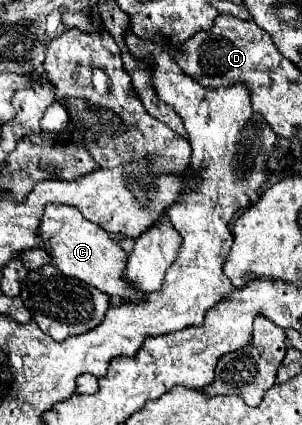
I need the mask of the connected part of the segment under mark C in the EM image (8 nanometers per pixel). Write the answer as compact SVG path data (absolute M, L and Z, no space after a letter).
M48 203L40 223L40 235L48 243L48 253L52 255L54 265L60 267L64 275L80 279L110 297L122 297L124 301L132 303L142 303L146 299L142 291L136 291L124 283L124 267L128 263L128 255L120 243L112 239L110 233L106 233L102 227L96 227L96 223L84 219L76 207Z

